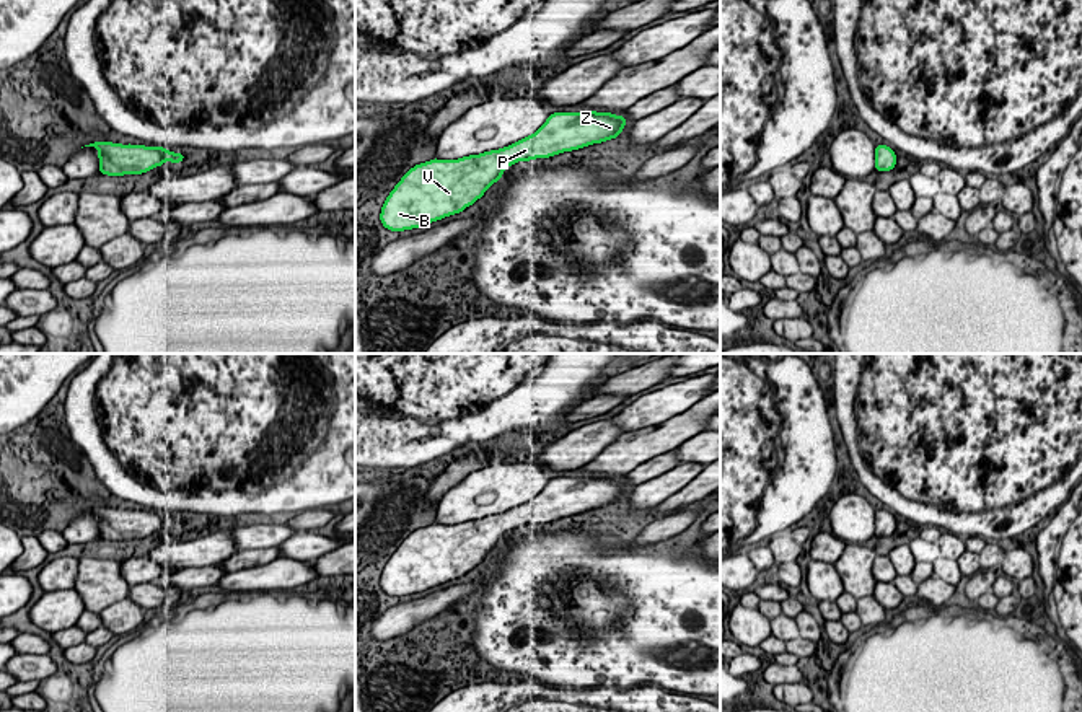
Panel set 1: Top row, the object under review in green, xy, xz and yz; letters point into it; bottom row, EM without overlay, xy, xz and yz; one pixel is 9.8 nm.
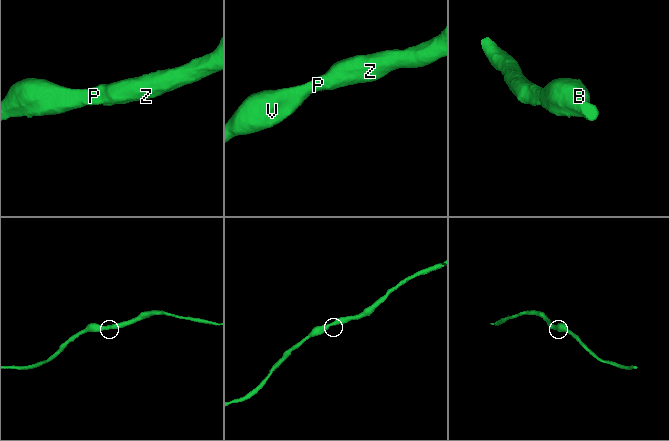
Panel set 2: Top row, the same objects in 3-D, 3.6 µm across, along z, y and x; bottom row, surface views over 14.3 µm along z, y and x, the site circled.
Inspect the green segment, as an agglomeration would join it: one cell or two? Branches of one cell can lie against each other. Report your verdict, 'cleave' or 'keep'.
keep

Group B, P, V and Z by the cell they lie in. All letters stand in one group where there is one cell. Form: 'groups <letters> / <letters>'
groups B P V Z

